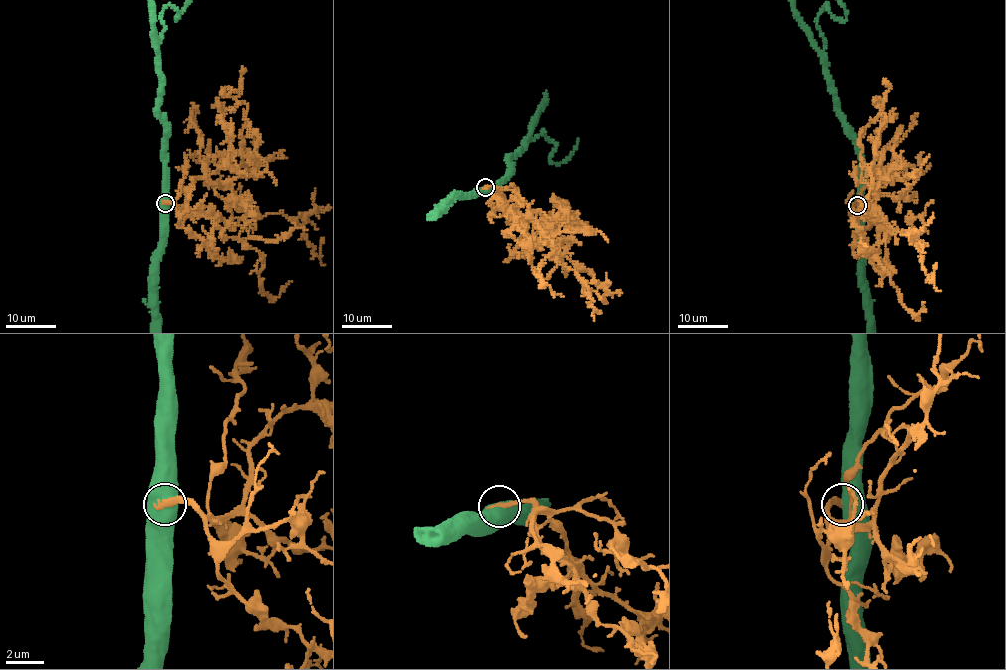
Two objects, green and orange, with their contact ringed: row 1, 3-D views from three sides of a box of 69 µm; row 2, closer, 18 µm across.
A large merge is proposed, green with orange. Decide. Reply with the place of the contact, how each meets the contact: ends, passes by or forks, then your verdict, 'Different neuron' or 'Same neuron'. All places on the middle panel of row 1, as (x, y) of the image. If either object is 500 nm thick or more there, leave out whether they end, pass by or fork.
Place: (485, 187). Different neuron

